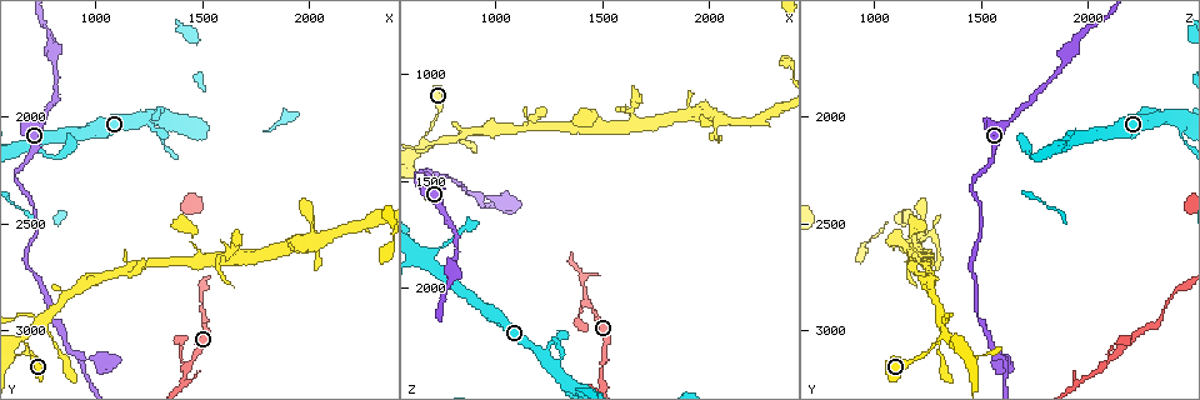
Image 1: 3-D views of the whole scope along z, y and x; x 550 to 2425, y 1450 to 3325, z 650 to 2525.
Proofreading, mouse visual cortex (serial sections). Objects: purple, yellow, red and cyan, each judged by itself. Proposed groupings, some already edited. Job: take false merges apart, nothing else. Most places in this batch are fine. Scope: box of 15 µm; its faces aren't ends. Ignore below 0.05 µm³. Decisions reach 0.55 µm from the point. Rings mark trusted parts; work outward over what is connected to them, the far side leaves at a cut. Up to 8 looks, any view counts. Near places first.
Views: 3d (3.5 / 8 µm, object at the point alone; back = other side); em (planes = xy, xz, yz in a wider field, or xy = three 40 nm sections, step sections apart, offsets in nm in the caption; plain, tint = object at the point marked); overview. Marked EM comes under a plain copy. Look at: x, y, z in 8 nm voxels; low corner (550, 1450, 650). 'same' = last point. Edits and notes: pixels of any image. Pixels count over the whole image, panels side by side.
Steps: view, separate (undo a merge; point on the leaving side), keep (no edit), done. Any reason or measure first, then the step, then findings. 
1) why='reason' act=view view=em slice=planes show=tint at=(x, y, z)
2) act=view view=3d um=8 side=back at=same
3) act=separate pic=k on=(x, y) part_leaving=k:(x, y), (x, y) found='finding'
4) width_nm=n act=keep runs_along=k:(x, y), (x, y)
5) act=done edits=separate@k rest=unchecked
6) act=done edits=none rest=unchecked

why='narrows sharply' act=view view=3d um=8 at=(750, 2960, 1310)

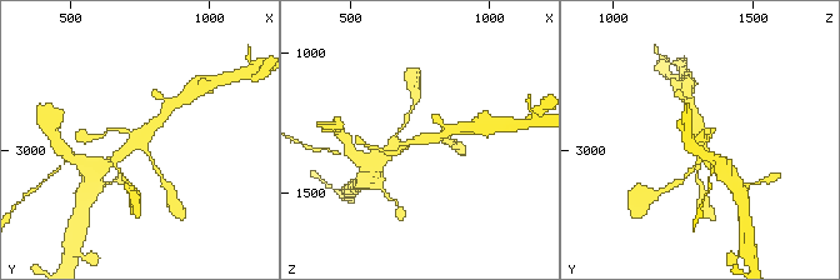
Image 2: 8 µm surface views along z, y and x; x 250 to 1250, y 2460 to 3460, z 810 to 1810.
arms=4 arm_widths_nm=100,150,300,300 why='need the tissue' act=view view=em slice=xy step=5 show=tint at=(740, 2970, 1320)

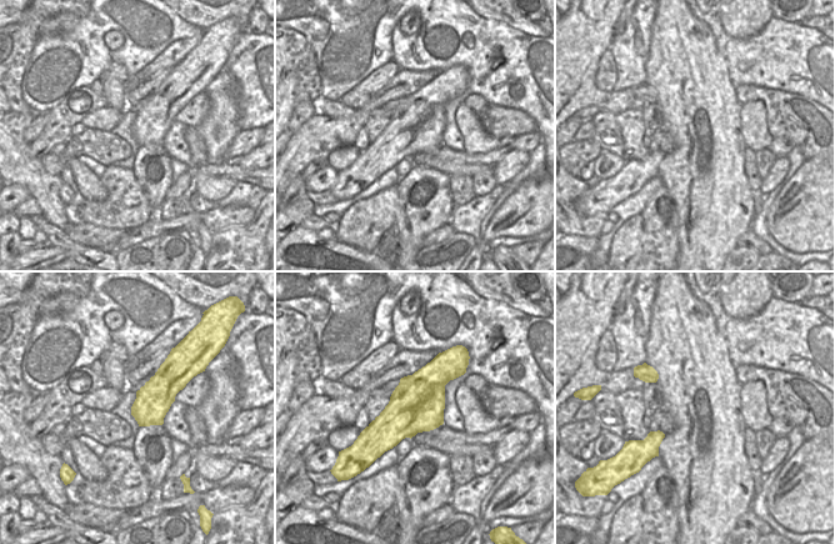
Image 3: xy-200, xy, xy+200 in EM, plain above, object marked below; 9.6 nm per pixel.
act=keep runs_along=2:(115, 161), (164, 114) found='continuous, no second cell'

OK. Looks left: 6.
act=view view=3d um=8 at=(1430, 3170, 2070)

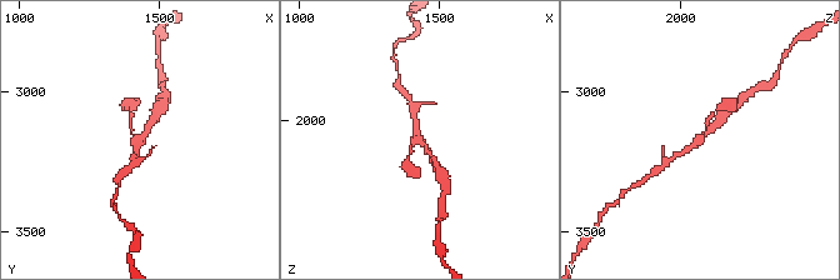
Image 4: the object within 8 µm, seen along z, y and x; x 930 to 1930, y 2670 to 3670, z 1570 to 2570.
why='now the EM' act=view view=em slice=xy step=5 show=tint at=(1430, 3170, 2080)

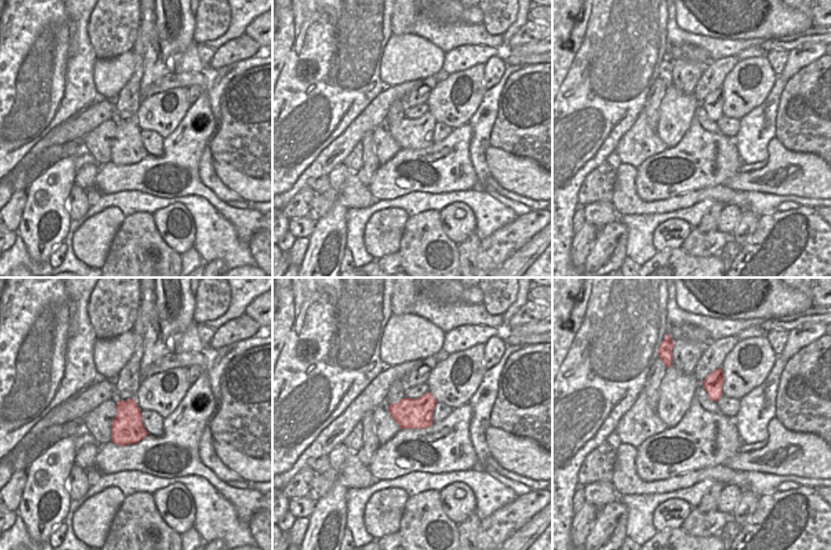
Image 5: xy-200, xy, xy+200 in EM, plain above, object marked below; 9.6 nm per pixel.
width_nm=280 act=keep runs_along=4:(724, 114), (699, 141), (674, 158) found='one cell here'

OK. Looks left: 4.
why='three arms meet' act=view view=3d um=3.5 at=(1130, 2720, 1240)

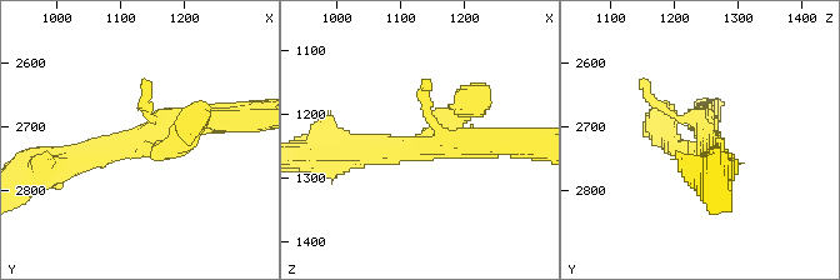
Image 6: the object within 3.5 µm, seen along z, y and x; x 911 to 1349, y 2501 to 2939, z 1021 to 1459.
why='now the EM' act=view view=em slice=planes show=tint at=(1140, 2725, 1250)

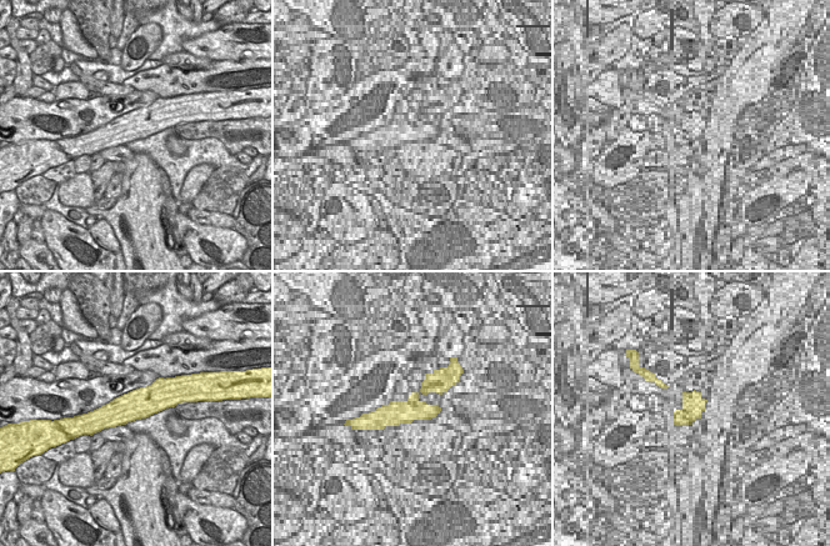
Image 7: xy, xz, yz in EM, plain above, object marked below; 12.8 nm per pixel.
width_nm=380 act=keep runs_along=6:(70, 161), (189, 120), (228, 120) found='all the same cell'

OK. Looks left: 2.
why='sudden change in width' act=view view=3d um=3.5 at=(910, 3110, 1580)

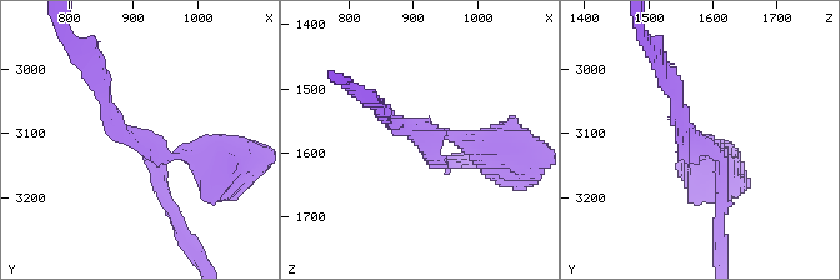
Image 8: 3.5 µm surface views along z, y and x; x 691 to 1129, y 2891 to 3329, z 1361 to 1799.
arms=3 arm_widths_nm=150,200,350 why='shape alone is not enough' act=view view=em slice=planes show=tint at=(920, 3110, 1580)

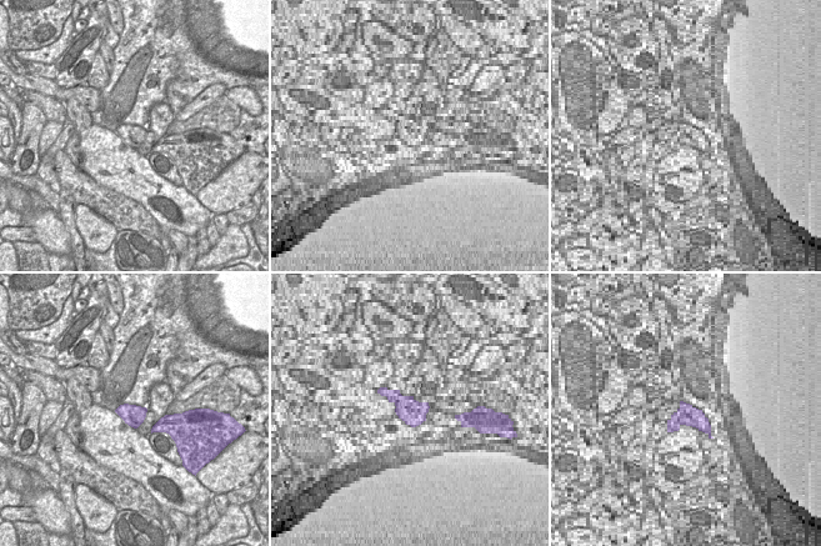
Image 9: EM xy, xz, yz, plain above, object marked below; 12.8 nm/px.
act=keep runs_along=8:(103, 85), (126, 135), (164, 158), (218, 158) found='all the same cell'

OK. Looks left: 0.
act=done edits=none rest=unchecked

